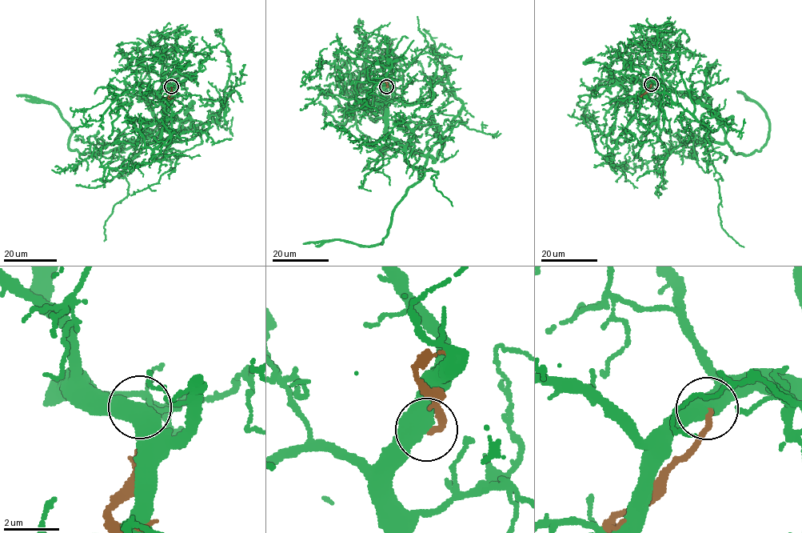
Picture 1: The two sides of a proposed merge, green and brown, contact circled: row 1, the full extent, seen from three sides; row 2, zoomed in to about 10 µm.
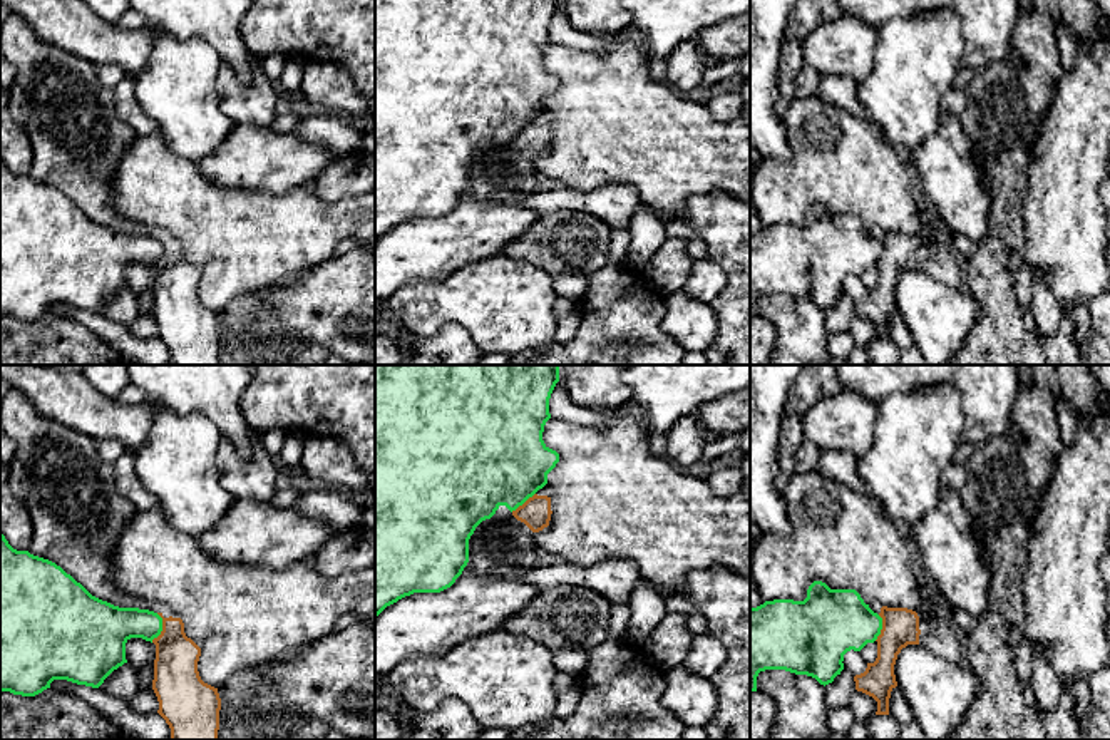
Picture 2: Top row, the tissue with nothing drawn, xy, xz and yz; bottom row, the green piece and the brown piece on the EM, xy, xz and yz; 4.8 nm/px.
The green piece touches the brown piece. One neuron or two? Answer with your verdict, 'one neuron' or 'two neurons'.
two neurons

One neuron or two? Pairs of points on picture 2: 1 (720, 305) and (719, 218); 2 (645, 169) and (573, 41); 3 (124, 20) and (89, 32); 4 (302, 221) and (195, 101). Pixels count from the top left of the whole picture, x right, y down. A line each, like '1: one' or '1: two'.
1: one
2: two
3: two
4: two

